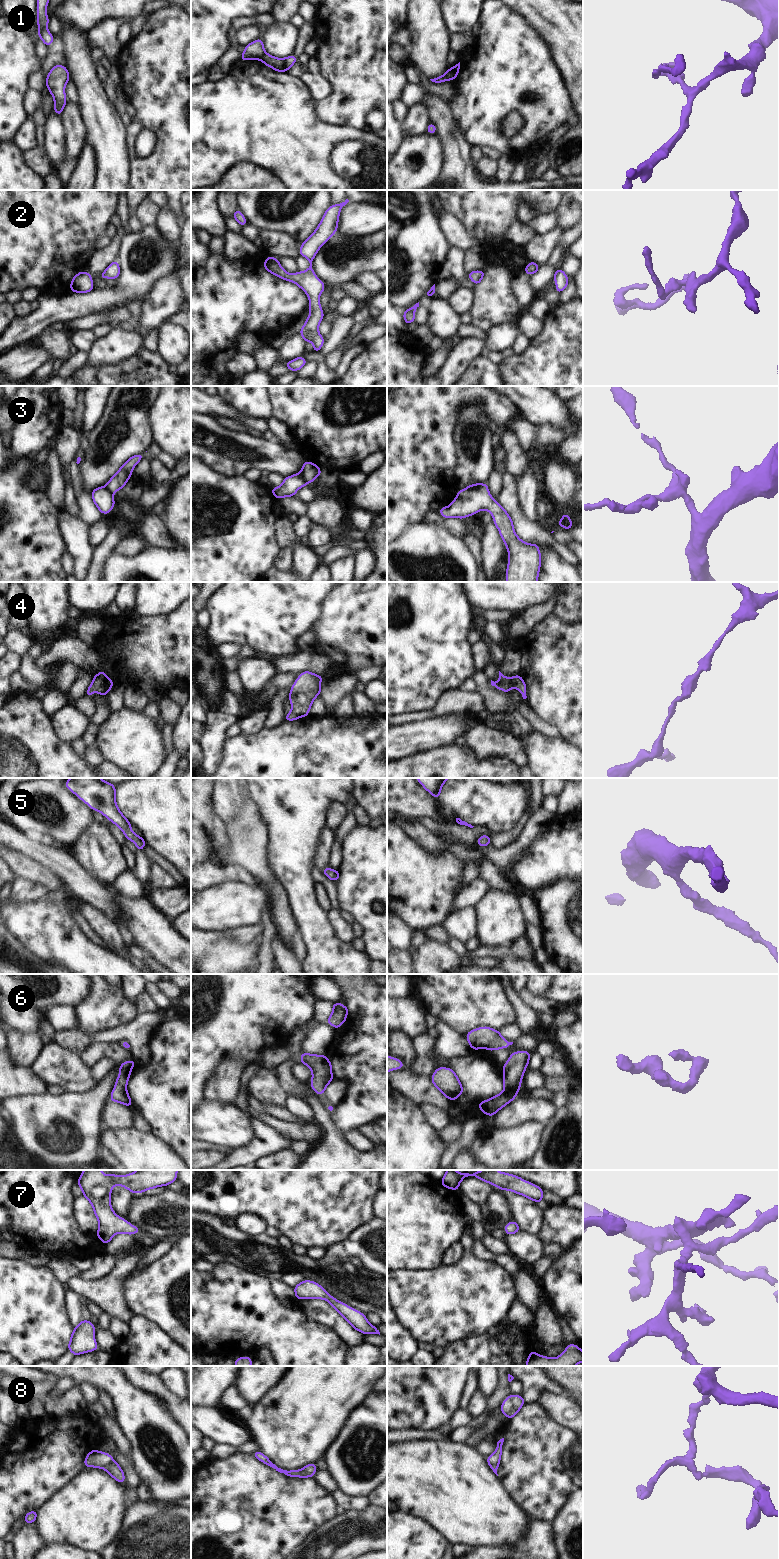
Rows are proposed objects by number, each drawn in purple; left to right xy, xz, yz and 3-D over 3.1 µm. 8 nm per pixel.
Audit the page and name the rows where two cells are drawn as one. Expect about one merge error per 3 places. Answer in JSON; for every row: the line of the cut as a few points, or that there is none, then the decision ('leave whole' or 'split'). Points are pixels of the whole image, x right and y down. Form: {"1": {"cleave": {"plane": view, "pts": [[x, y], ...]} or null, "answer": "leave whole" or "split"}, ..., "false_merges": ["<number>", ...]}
{"1": {"cleave": {"plane": "xz", "pts": [[265, 52], [260, 59]]}, "answer": "split"}, "2": {"cleave": null, "answer": "leave whole"}, "3": {"cleave": {"plane": "yz", "pts": [[481, 484], [478, 488], [465, 489]]}, "answer": "split"}, "4": {"cleave": null, "answer": "leave whole"}, "5": {"cleave": null, "answer": "leave whole"}, "6": {"cleave": null, "answer": "leave whole"}, "7": {"cleave": null, "answer": "leave whole"}, "8": {"cleave": {"plane": "xy", "pts": [[113, 1459], [102, 1467]]}, "answer": "split"}, "false_merges": ["1", "3", "8"]}

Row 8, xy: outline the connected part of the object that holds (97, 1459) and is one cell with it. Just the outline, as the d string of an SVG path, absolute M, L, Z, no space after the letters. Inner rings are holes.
M93 1449L86 1455L84 1467L94 1467L100 1469L108 1465L112 1460L113 1458L110 1454Z

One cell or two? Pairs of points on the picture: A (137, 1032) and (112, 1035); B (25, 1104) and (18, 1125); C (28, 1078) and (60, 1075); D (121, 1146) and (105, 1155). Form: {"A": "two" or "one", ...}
{"A": "one", "B": "one", "C": "two", "D": "two"}

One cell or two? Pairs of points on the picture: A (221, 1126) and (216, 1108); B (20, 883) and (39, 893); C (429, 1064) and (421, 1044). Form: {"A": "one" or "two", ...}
{"A": "one", "B": "one", "C": "one"}

